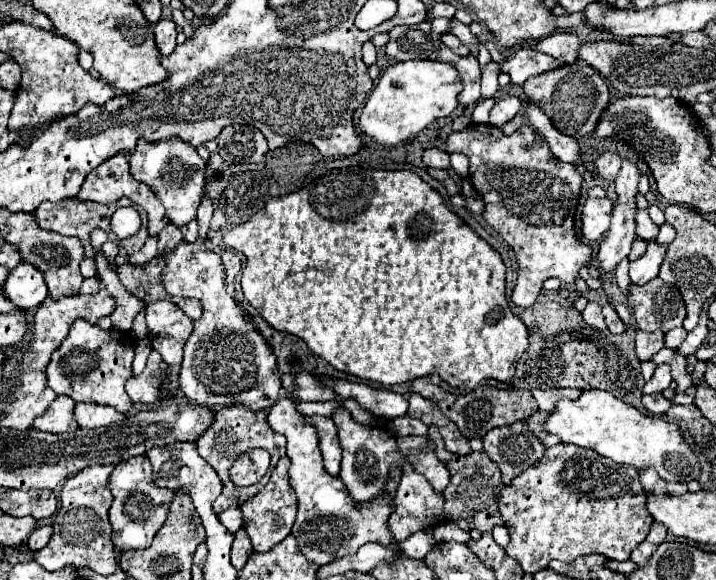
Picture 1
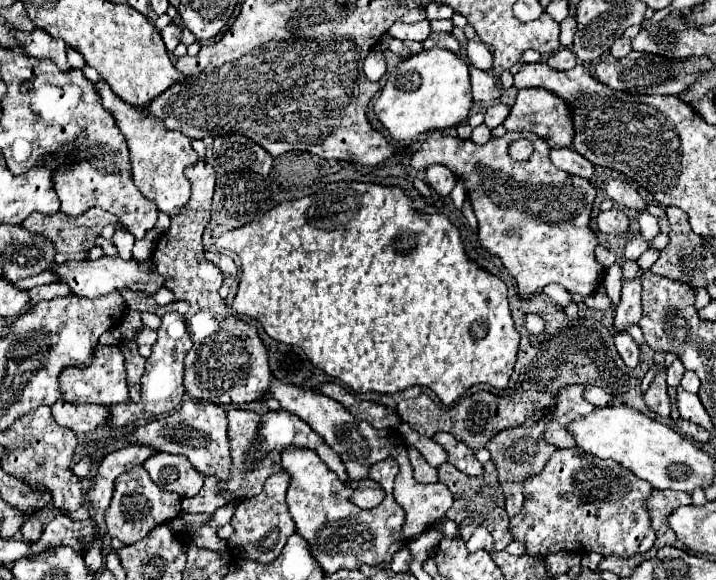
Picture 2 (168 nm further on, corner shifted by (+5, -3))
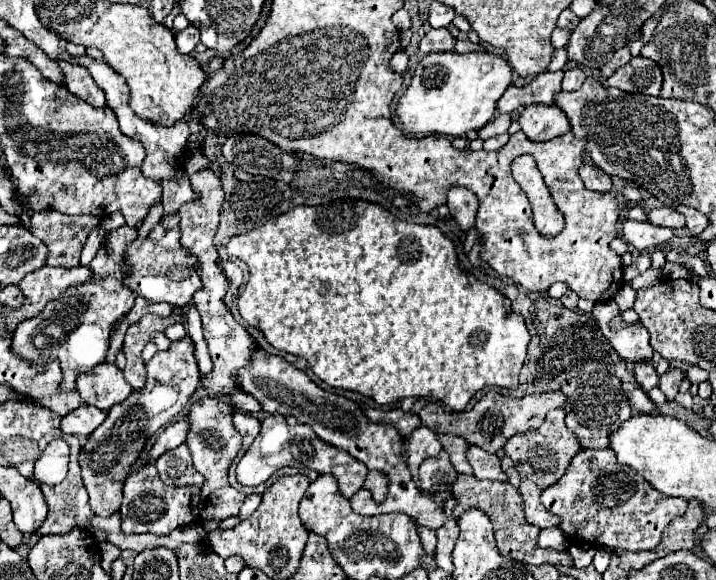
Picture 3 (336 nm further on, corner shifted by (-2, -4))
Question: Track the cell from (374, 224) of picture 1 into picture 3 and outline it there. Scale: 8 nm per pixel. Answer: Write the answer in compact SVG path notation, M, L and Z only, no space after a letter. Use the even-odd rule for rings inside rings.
M340 200L332 202L328 206L296 206L282 216L278 216L272 222L266 222L264 226L250 230L242 236L234 236L226 252L234 258L240 258L246 262L250 278L244 288L244 292L238 298L238 310L240 316L250 324L262 330L268 344L272 344L276 350L284 350L288 354L296 354L304 358L314 374L326 382L332 388L352 390L366 398L372 398L378 404L394 404L406 396L412 398L430 398L438 400L444 406L448 406L454 412L462 412L472 396L482 390L484 386L500 386L500 388L516 388L518 374L526 358L526 348L530 342L530 334L526 330L524 318L512 310L510 300L502 296L496 288L478 282L472 274L462 270L458 266L454 244L436 228L436 226L420 226L420 224L408 224L404 220L398 220L388 210L384 210L378 204L370 204L364 200Z

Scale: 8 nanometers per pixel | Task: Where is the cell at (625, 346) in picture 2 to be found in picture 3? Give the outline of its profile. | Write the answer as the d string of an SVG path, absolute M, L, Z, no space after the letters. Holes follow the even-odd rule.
M636 364L634 376L636 376L636 382L640 384L640 388L644 392L650 392L658 384L658 374L656 374L652 364Z

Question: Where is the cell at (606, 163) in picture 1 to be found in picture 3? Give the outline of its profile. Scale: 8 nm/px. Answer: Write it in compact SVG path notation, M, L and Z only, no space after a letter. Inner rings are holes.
M660 206L648 212L648 220L654 226L668 226L668 228L684 228L684 218L676 208L668 208L668 206Z

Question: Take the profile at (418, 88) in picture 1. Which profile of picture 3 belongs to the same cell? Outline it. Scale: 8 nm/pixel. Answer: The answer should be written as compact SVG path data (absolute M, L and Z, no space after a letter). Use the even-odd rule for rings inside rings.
M442 52L428 54L414 70L412 82L398 104L402 128L414 136L446 134L462 136L470 130L484 128L496 112L496 104L512 84L510 64L490 52Z

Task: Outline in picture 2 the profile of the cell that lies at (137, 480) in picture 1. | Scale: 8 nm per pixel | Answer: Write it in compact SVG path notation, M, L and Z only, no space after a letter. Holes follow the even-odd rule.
M143 465L131 467L129 471L121 473L115 479L115 491L113 491L113 501L105 513L105 523L107 523L107 535L113 539L119 539L123 545L133 545L139 539L143 539L155 525L167 519L175 519L181 511L181 497L175 493L165 493L161 491L149 477Z

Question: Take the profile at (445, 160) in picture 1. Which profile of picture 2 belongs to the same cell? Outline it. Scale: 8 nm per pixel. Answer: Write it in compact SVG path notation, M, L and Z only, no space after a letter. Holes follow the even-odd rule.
M431 165L425 169L425 175L427 175L427 181L429 185L439 193L439 195L449 195L449 191L453 189L455 185L455 175L451 169L447 169L445 165Z

